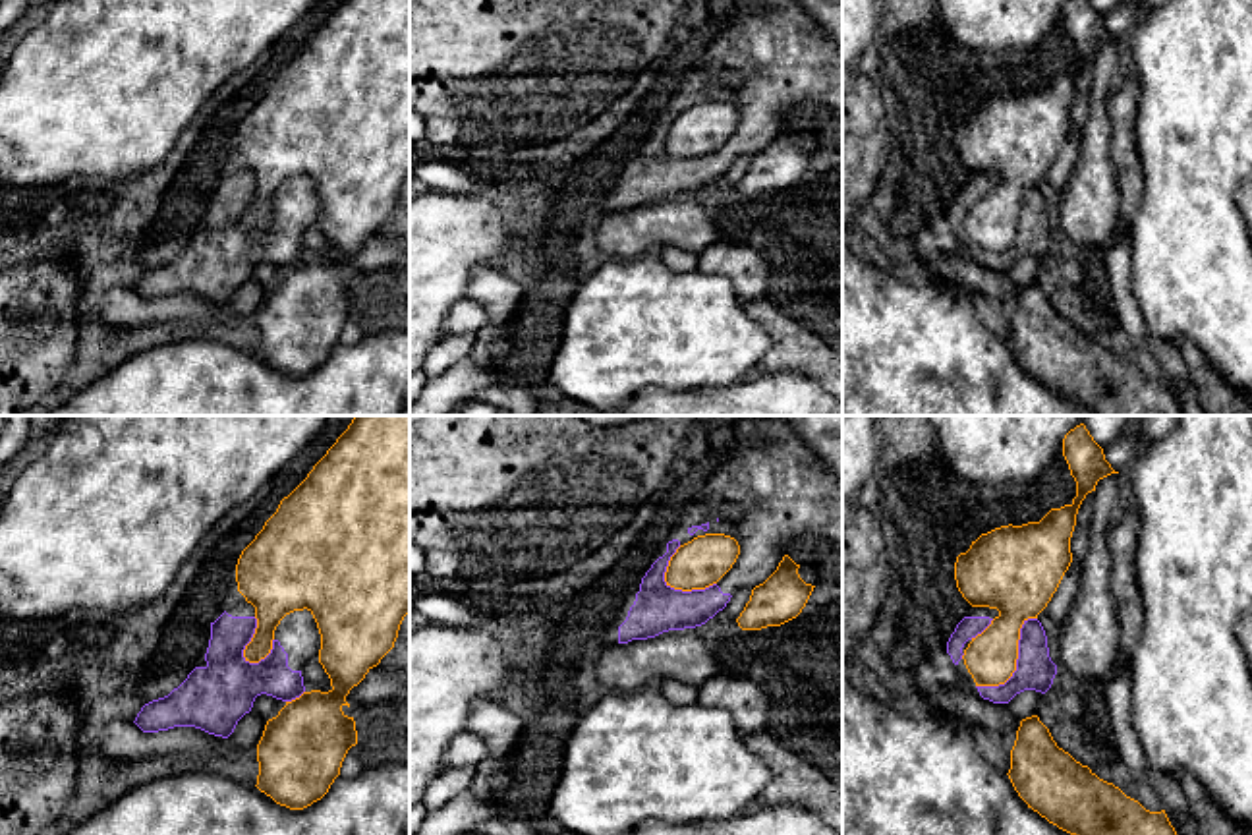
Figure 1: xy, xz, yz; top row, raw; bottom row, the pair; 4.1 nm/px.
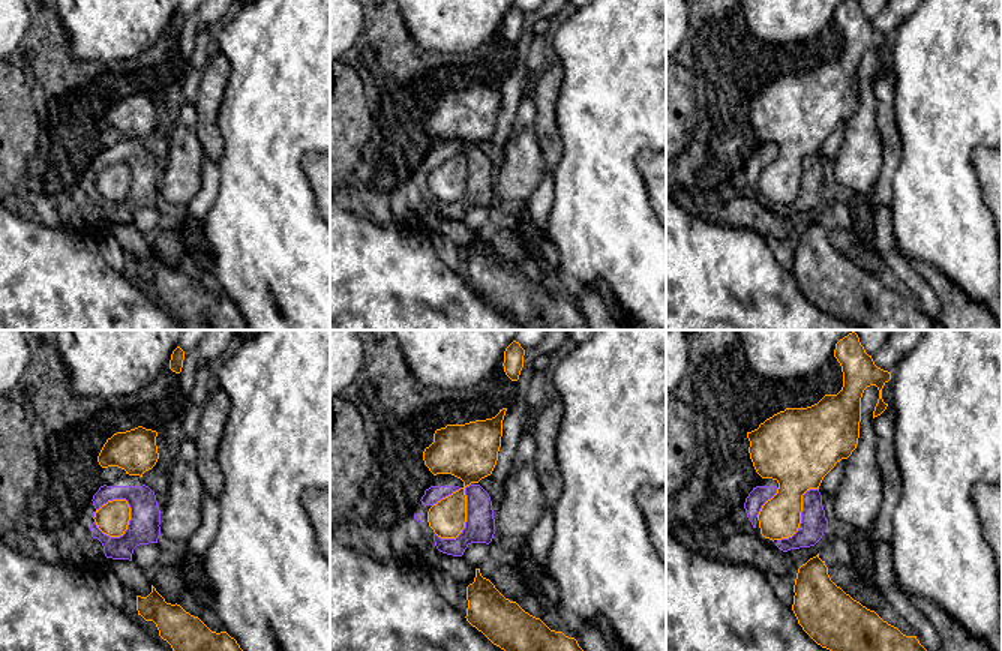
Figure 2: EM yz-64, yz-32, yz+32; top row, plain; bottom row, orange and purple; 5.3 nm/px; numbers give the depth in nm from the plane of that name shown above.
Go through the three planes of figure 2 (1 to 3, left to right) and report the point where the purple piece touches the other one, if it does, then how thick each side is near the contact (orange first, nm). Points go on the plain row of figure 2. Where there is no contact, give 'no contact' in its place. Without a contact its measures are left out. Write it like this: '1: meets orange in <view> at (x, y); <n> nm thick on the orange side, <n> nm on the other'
1: meets orange in yz-64 at (128, 186); 180 nm thick on the orange side, 170 nm on the other
2: meets orange in yz-32 at (465, 183); 200 nm thick on the orange side, 160 nm on the other
3: meets orange in yz+32 at (800, 179); 260 nm thick on the orange side, 140 nm on the other

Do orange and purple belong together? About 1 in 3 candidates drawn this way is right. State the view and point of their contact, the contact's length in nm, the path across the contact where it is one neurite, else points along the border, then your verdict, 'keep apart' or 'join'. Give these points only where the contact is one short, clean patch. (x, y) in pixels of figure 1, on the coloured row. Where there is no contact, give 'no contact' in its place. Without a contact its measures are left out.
yz (1015, 662) | 380 nm | keep apart

